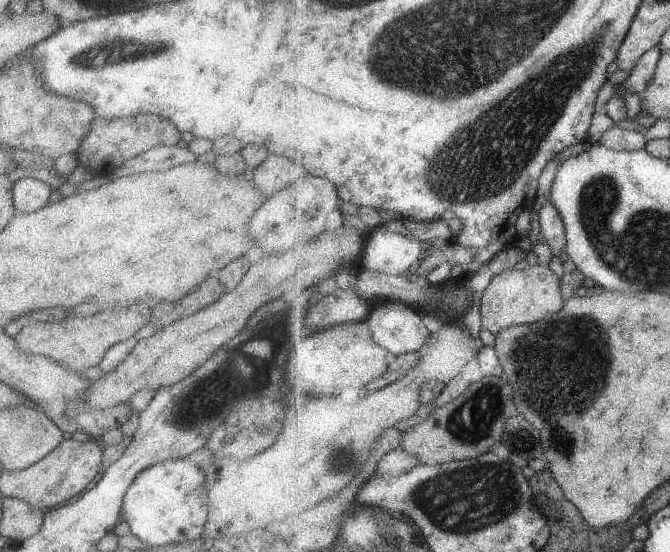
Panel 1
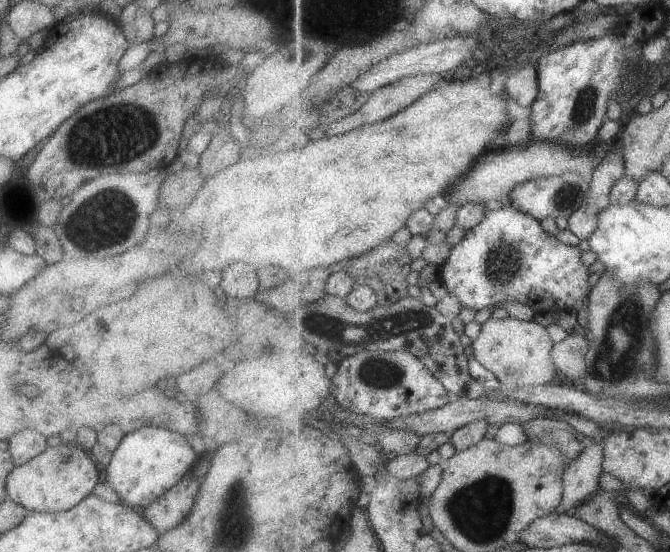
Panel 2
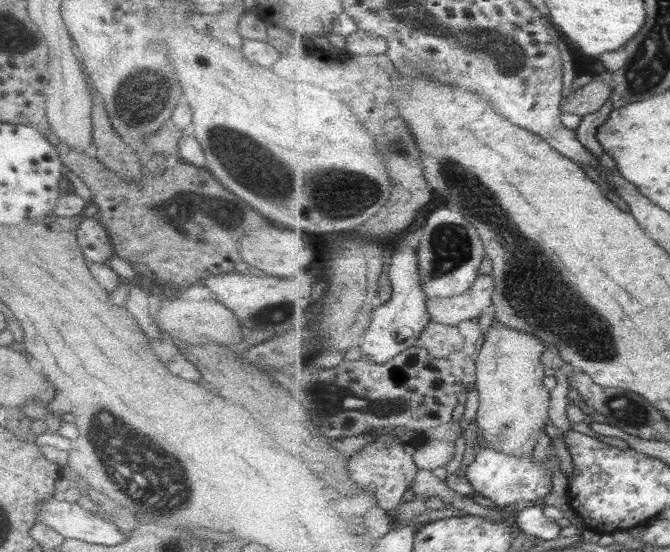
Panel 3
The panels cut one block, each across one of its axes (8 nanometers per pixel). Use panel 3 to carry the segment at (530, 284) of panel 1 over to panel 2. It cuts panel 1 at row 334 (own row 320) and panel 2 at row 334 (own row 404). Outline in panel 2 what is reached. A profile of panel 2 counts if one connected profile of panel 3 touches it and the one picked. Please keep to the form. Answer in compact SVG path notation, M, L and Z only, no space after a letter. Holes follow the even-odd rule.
M489 316L471 345L473 356L494 372L499 382L509 389L549 385L557 380L559 372L552 357L555 342L548 327L537 322L508 316L504 319Z

